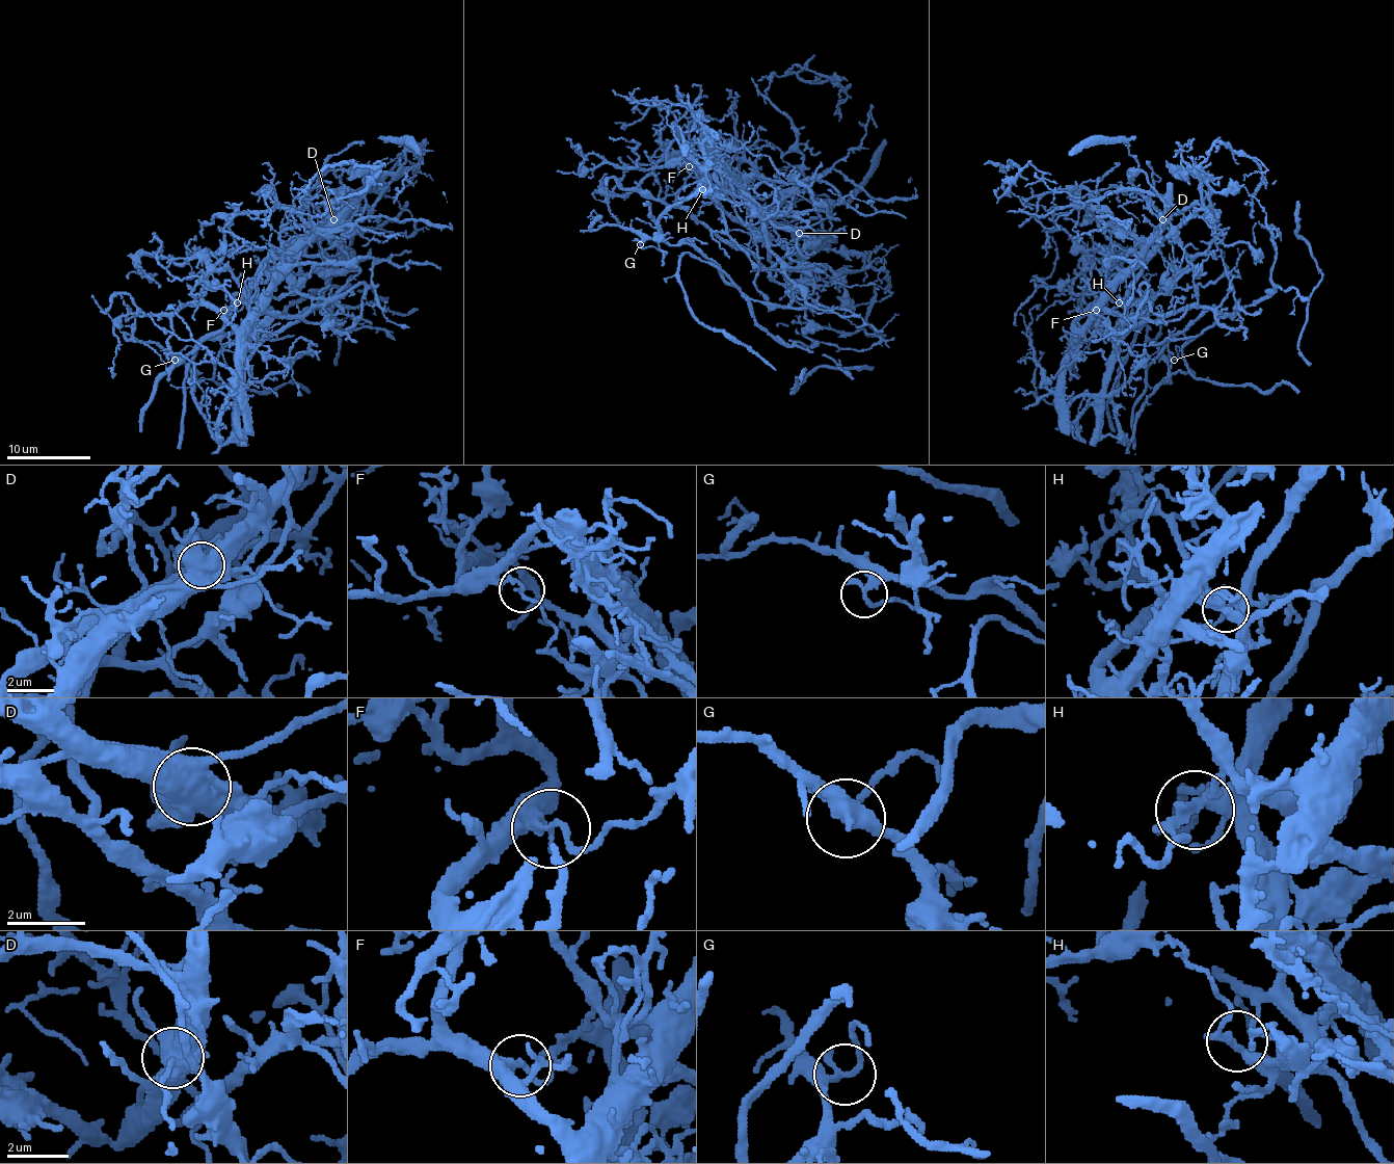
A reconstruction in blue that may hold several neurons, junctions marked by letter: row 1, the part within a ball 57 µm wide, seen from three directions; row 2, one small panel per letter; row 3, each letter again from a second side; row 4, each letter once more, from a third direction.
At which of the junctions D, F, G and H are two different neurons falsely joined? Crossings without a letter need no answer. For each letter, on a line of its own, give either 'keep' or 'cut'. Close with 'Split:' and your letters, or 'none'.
D: cut
F: cut
G: keep
H: keep
Split: D, F

